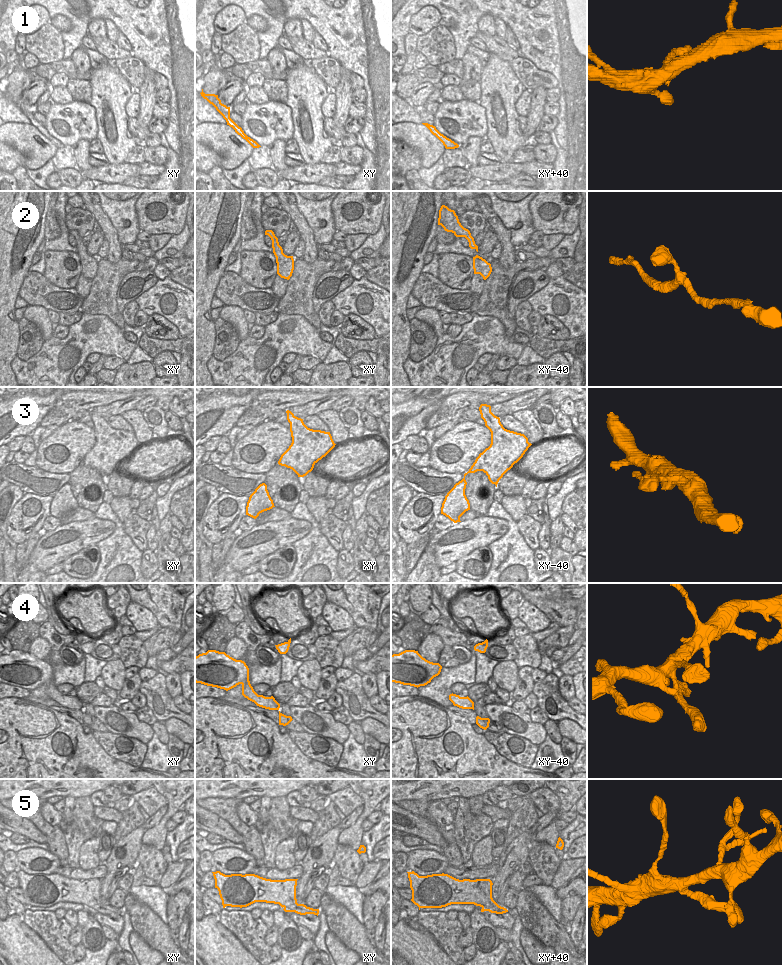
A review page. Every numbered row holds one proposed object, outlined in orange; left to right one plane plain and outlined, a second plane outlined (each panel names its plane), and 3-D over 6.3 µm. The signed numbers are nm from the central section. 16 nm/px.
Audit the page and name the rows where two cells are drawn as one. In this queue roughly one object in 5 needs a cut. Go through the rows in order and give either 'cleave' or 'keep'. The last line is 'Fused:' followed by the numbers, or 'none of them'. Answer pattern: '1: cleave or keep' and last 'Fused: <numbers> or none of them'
1: keep
2: keep
3: keep
4: keep
5: keep
Fused: none of them

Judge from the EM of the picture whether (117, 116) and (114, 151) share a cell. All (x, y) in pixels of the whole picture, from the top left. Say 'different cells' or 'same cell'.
same cell

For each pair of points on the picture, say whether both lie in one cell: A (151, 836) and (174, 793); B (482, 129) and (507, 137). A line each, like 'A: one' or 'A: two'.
A: one
B: two

